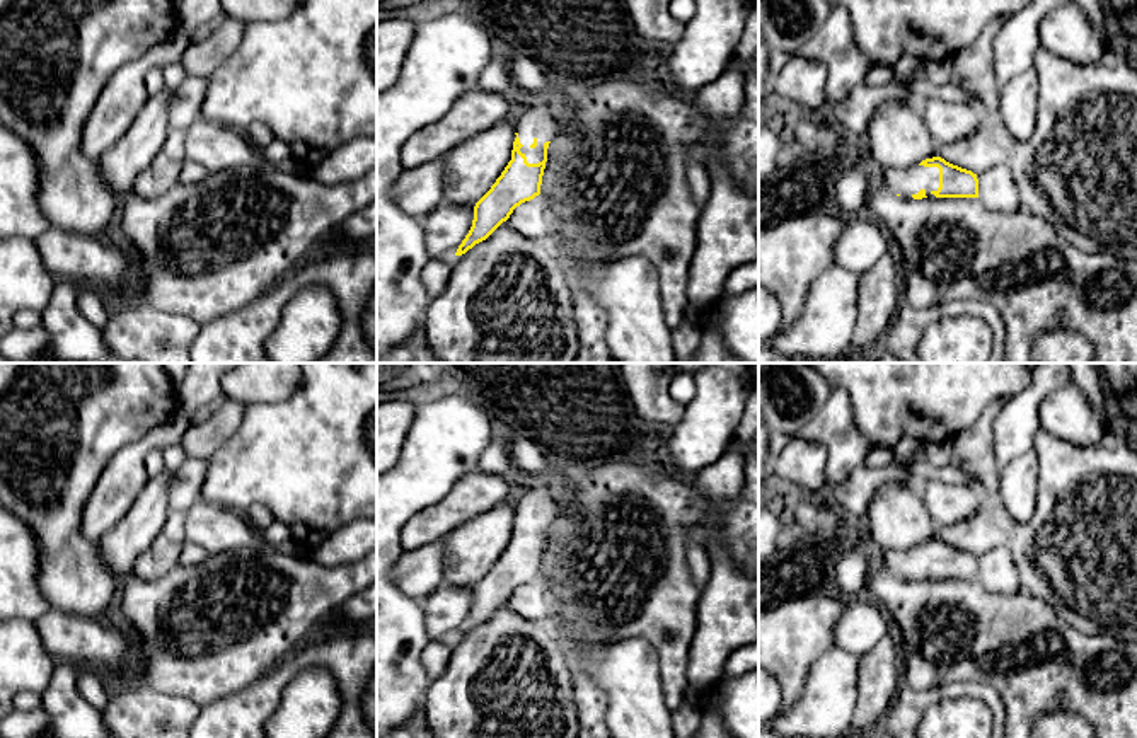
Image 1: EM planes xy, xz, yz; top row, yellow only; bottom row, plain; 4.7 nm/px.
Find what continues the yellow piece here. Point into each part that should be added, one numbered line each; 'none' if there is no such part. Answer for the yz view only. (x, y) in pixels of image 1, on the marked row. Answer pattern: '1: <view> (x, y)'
1: yz (909, 181)

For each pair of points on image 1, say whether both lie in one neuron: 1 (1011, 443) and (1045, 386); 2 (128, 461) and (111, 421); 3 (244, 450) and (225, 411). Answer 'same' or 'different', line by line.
1: same
2: different
3: different

